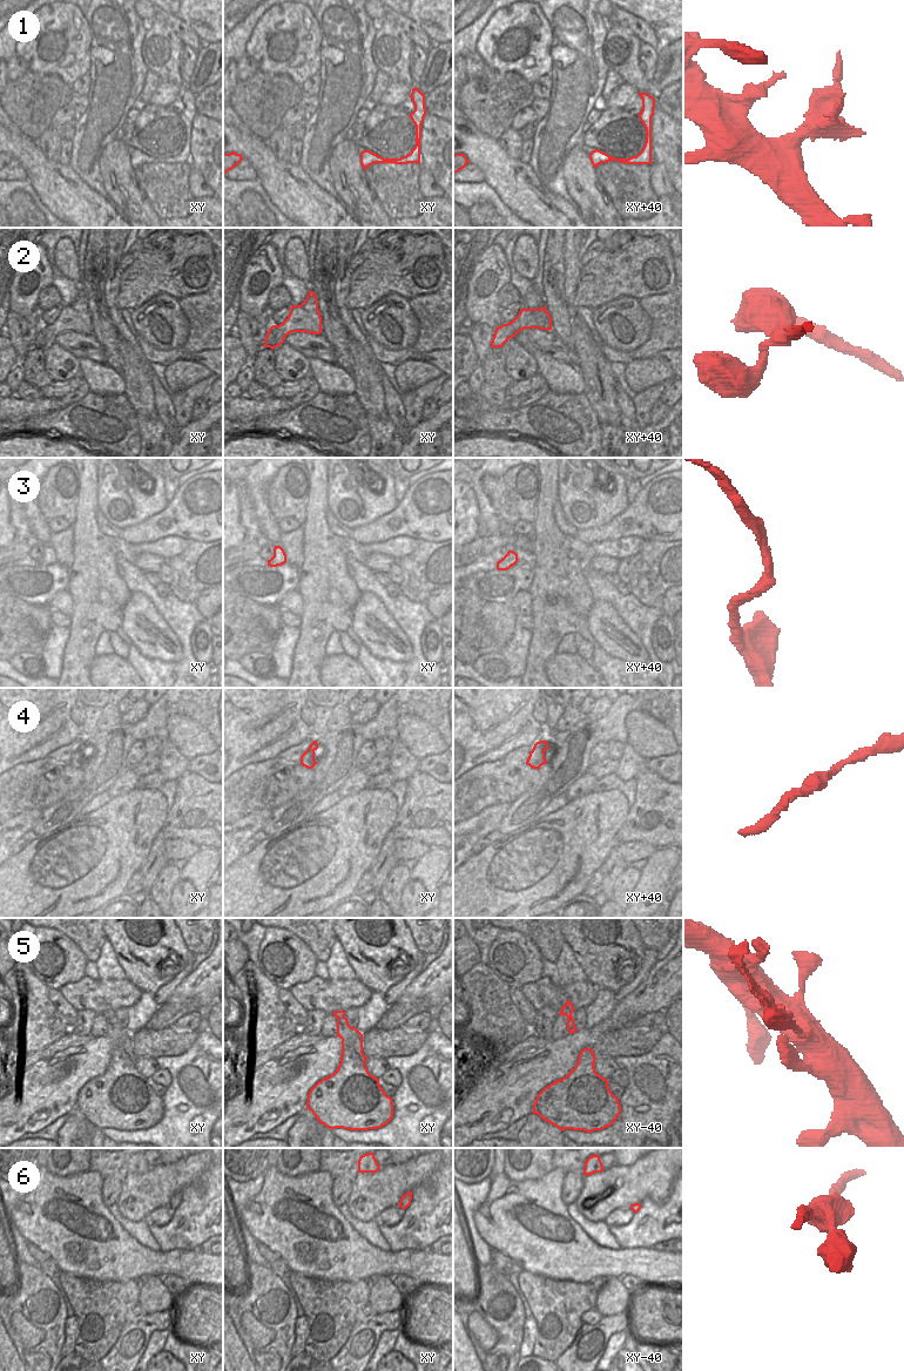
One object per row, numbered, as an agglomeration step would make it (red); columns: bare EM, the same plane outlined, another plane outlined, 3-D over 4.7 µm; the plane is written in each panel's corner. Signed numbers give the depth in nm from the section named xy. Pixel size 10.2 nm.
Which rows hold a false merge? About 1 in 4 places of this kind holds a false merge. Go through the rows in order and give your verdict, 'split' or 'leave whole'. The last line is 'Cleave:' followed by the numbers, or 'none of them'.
1: leave whole
2: leave whole
3: leave whole
4: leave whole
5: split
6: leave whole
Cleave: 5

